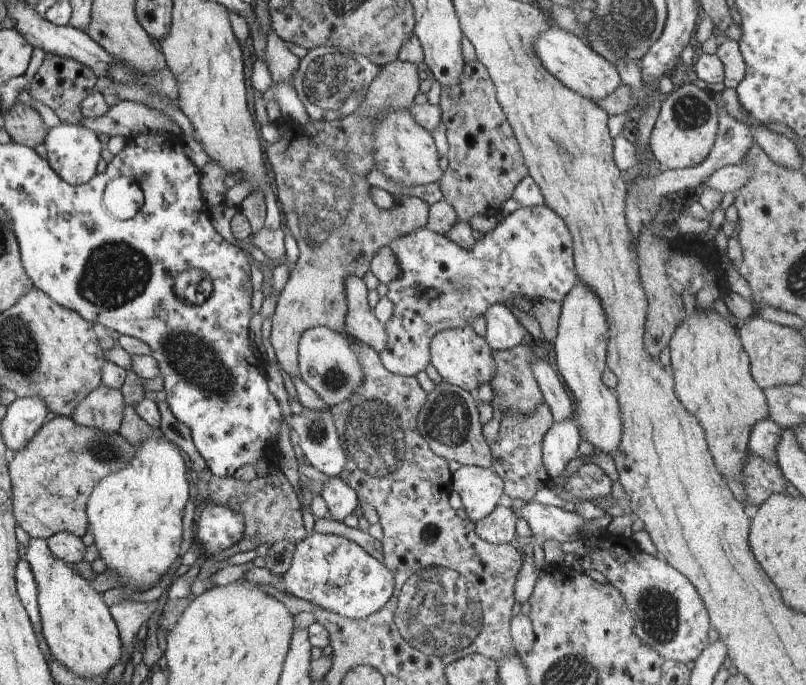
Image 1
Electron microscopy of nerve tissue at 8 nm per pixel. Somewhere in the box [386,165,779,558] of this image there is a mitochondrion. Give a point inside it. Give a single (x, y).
(447, 421)

